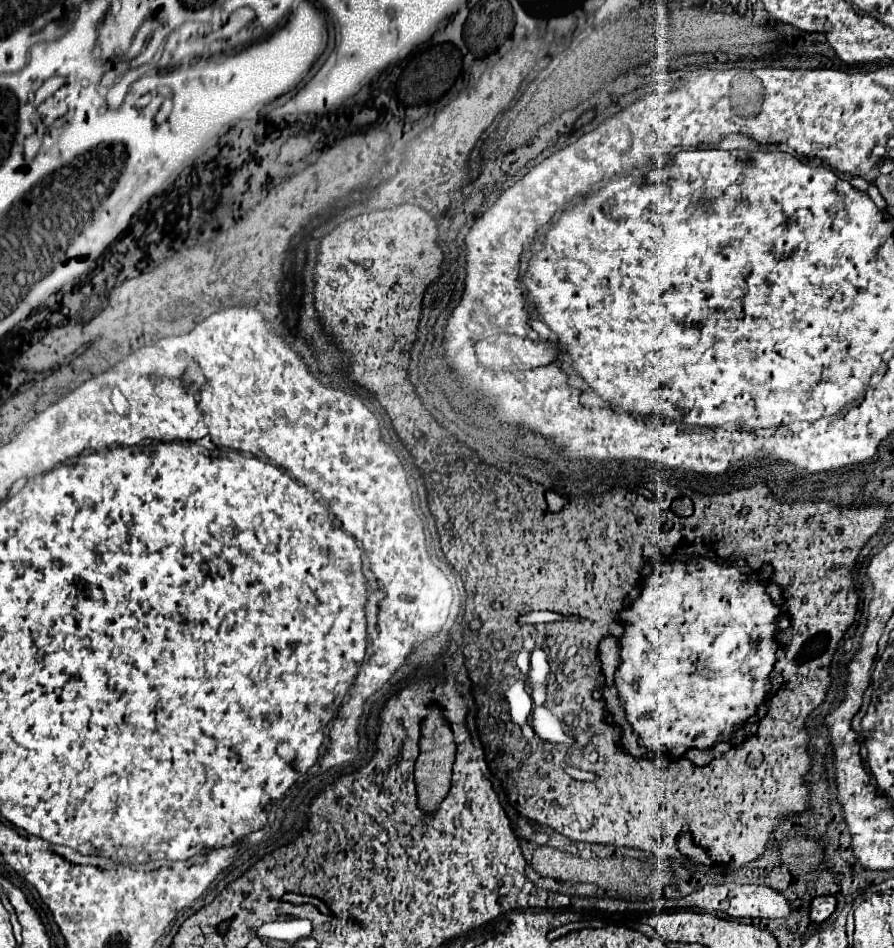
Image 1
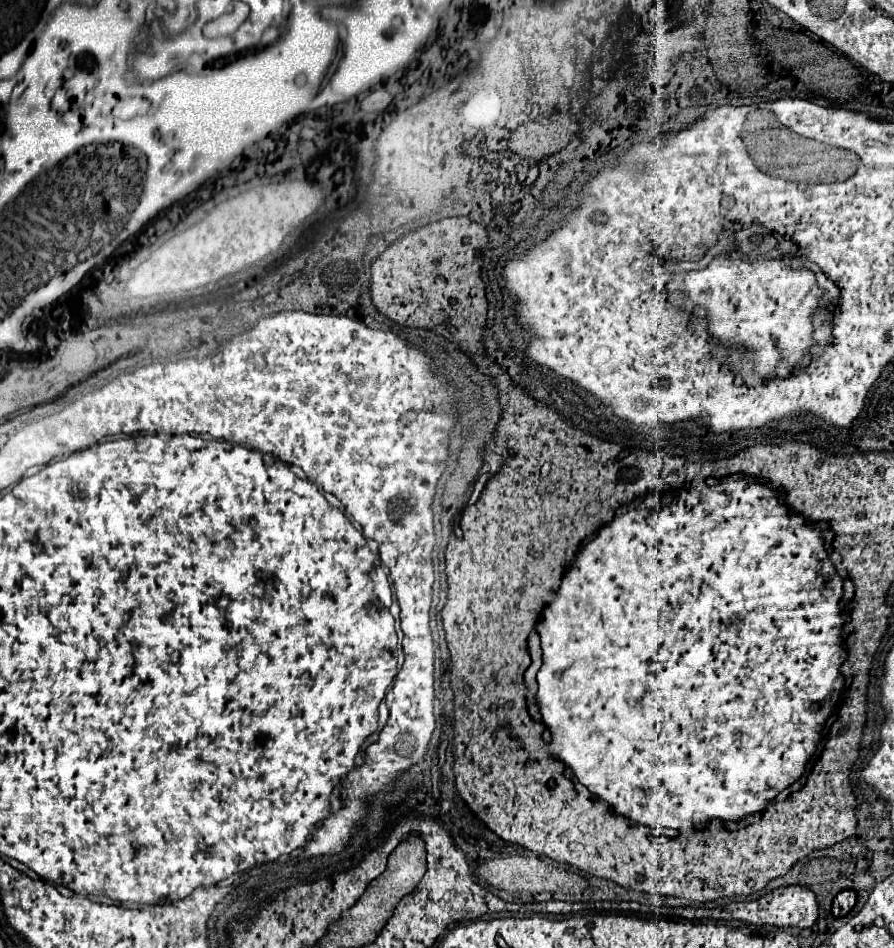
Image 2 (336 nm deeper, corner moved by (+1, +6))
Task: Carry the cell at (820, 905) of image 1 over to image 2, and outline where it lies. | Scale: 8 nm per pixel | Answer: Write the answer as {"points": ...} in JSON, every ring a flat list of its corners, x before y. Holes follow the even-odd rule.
{"points":[[847,889,847,891,841,891,837,893,835,901,833,901,833,915,835,917,845,917,857,903,857,893]]}

